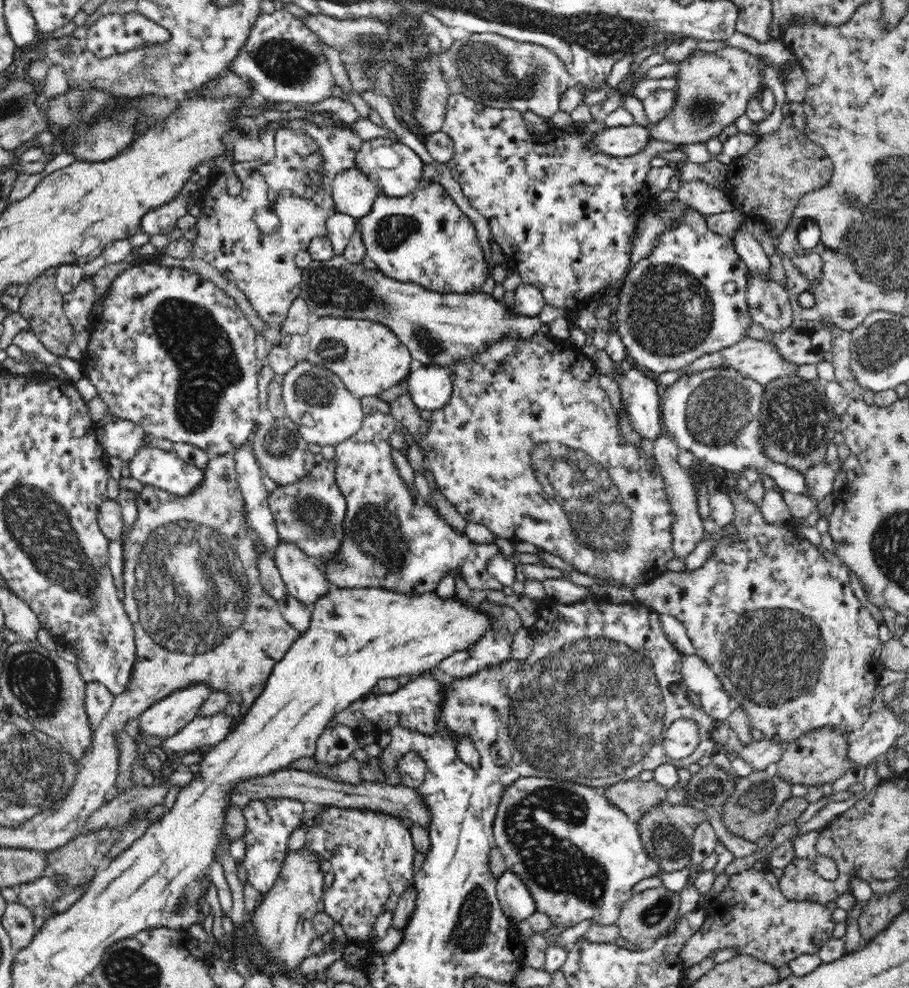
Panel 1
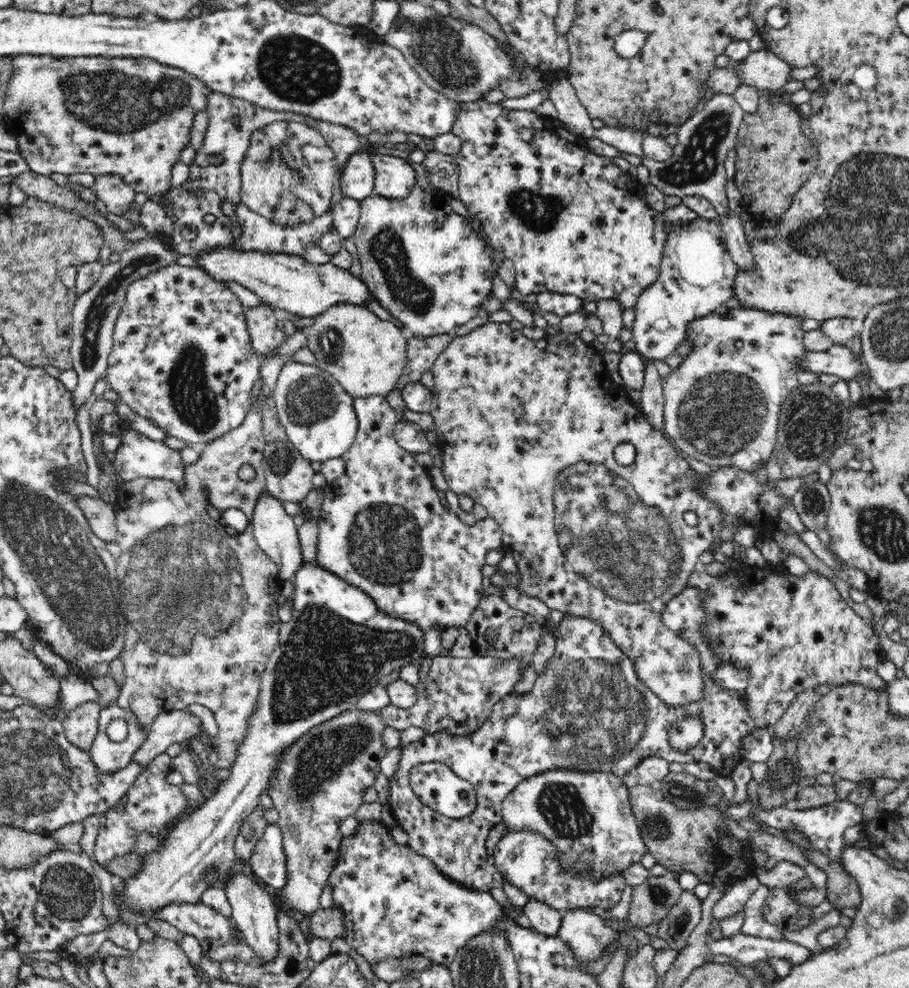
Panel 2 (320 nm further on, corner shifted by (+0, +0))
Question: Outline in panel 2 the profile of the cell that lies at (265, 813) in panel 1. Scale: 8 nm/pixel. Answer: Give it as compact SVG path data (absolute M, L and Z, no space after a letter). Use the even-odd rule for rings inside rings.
M268 824L247 864L252 876L266 887L281 889L288 884L287 856L278 824Z

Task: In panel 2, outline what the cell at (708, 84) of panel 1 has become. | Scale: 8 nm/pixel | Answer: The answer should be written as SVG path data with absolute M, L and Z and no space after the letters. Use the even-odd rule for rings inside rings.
M765 48L752 52L737 66L739 79L757 89L784 94L784 88L792 79L792 67L785 60Z

